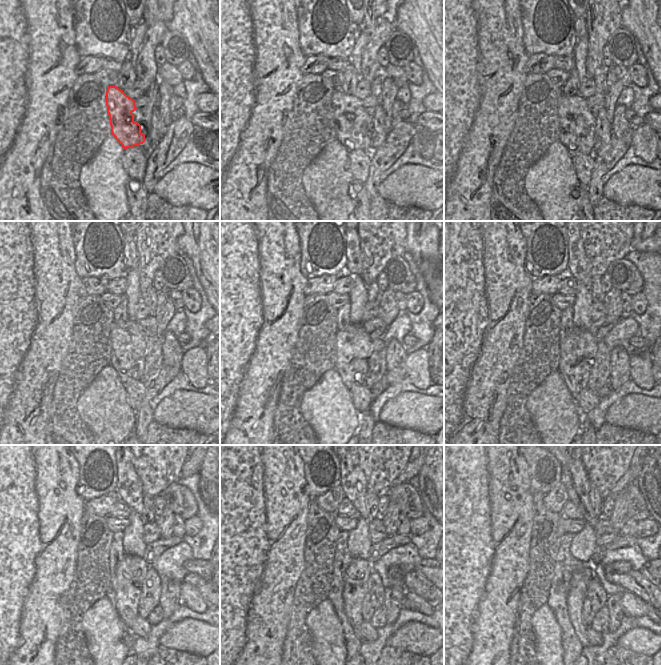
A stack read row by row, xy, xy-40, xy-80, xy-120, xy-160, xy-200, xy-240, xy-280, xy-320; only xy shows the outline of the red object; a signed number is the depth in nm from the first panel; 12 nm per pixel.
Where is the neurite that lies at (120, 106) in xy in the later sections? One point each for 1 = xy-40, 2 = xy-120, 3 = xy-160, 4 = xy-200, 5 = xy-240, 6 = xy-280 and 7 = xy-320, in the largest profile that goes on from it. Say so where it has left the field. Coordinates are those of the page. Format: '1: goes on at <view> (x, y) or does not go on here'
1: goes on at xy-40 (353, 135)
2: goes on at xy-120 (129, 362)
3: goes on at xy-160 (352, 363)
4: goes on at xy-200 (574, 361)
5: goes on at xy-240 (127, 584)
6: goes on at xy-280 (354, 585)
7: goes on at xy-320 (577, 593)

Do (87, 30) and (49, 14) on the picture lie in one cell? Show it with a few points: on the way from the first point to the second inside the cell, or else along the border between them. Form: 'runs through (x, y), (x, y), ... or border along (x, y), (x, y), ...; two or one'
border along (72, 10), (74, 42), (77, 47); two

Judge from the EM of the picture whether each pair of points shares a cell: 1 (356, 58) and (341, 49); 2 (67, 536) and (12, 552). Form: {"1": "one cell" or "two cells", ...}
{"1": "two cells", "2": "one cell"}

